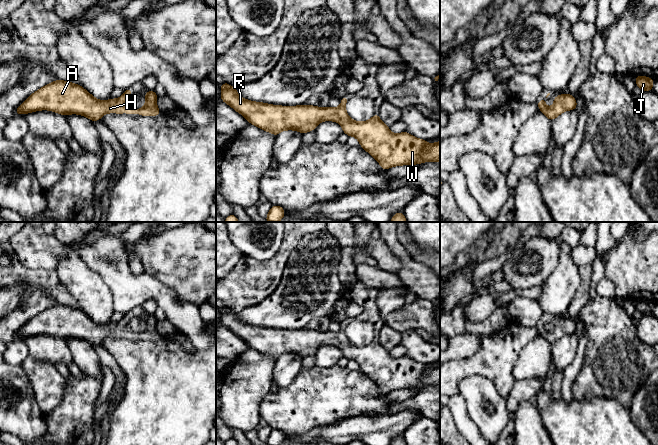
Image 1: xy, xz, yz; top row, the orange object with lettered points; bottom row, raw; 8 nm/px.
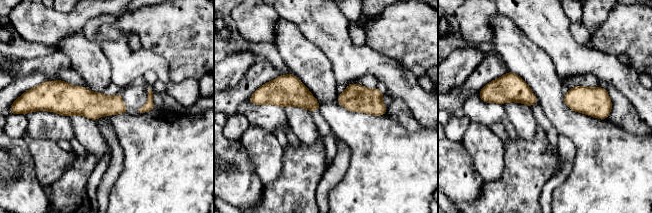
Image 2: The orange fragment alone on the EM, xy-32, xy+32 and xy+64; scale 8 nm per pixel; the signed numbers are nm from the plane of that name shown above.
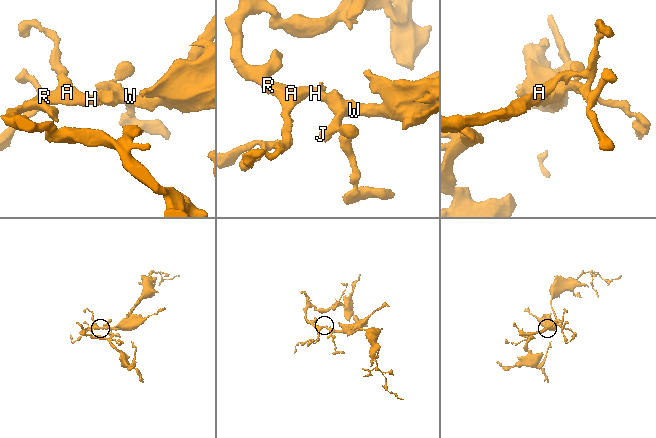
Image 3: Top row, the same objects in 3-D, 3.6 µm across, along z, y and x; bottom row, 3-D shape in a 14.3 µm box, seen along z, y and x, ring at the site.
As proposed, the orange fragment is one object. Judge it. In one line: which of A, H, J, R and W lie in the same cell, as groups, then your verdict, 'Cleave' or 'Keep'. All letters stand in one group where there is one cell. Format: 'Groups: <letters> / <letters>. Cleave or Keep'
Groups: A H J R W. Keep

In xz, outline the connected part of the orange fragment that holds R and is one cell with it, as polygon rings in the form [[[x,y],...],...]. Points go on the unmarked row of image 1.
[[[221,307],[221,325],[243,339],[249,347],[277,360],[283,354],[297,354],[301,358],[315,354],[322,345],[341,348],[343,357],[356,361],[360,370],[371,378],[383,394],[399,389],[421,388],[426,385],[440,386],[440,365],[428,368],[414,362],[406,355],[393,358],[379,342],[378,337],[365,346],[352,344],[345,329],[349,322],[341,321],[338,332],[320,332],[311,329],[278,330],[253,326],[241,322],[237,313]]]

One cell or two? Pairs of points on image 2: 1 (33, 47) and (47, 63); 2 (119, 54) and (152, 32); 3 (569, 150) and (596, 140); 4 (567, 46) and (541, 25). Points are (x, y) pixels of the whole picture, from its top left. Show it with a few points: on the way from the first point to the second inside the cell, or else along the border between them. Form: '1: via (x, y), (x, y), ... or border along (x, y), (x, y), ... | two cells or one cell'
1: border along (54, 52), (49, 55), (25, 58), (18, 61) | two cells
2: border along (142, 48), (149, 49), (163, 58) | two cells
3: border along (559, 132), (572, 142), (575, 149), (570, 171) | two cells
4: via (561, 44), (547, 30) | one cell

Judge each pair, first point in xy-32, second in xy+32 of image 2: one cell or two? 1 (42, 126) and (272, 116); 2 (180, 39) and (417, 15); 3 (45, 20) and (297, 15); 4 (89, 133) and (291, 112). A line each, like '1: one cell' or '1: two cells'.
1: one cell
2: one cell
3: two cells
4: one cell

